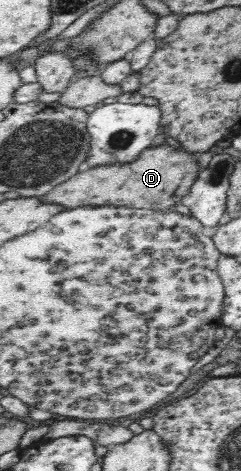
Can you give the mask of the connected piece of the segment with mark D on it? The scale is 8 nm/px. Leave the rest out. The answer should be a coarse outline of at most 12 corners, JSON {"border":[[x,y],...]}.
{"border":[[169,144],[82,168],[42,195],[66,210],[168,210],[202,170]]}

